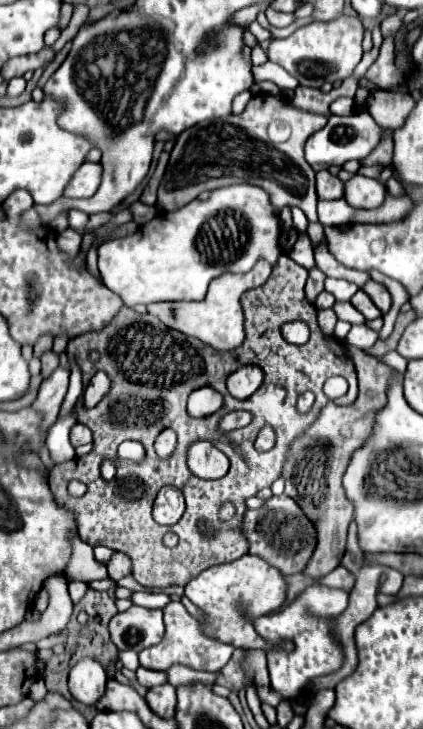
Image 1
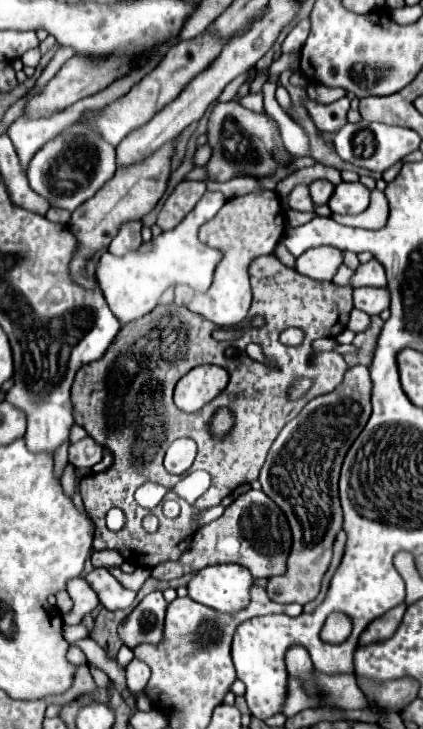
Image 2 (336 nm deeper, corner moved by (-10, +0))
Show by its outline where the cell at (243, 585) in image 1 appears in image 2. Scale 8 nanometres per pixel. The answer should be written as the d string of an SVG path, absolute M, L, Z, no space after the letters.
M216 564L216 566L206 566L202 570L198 570L192 580L188 582L188 596L204 606L210 606L214 610L220 612L238 612L242 608L248 606L250 602L250 586L252 586L254 578L250 576L250 572L240 566L240 564Z

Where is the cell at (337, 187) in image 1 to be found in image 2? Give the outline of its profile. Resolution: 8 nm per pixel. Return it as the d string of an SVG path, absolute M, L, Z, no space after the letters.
M316 180L310 184L310 196L314 204L328 204L334 186L328 180Z

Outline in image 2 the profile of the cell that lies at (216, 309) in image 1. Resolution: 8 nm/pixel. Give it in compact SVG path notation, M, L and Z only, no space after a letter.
M254 190L250 194L230 198L222 210L200 228L200 242L222 250L222 260L216 266L214 280L208 292L198 294L188 286L176 288L176 304L186 306L192 312L204 316L206 320L214 322L220 328L238 326L244 322L248 308L250 308L250 282L248 282L248 266L254 258L262 254L272 254L276 244L284 234L286 214L280 202L280 196L270 190Z

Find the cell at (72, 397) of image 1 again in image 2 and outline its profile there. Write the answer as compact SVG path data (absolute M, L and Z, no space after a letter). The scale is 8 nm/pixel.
M67 463L66 467L64 468L63 475L61 477L61 485L63 491L70 498L73 496L76 488L76 480L73 468L74 467L72 464Z

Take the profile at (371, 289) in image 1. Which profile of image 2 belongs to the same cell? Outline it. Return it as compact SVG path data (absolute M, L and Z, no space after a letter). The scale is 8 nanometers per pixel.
M372 258L366 264L360 264L352 278L350 278L352 288L360 288L360 286L376 286L376 288L384 288L386 286L386 274L384 274L384 266Z

